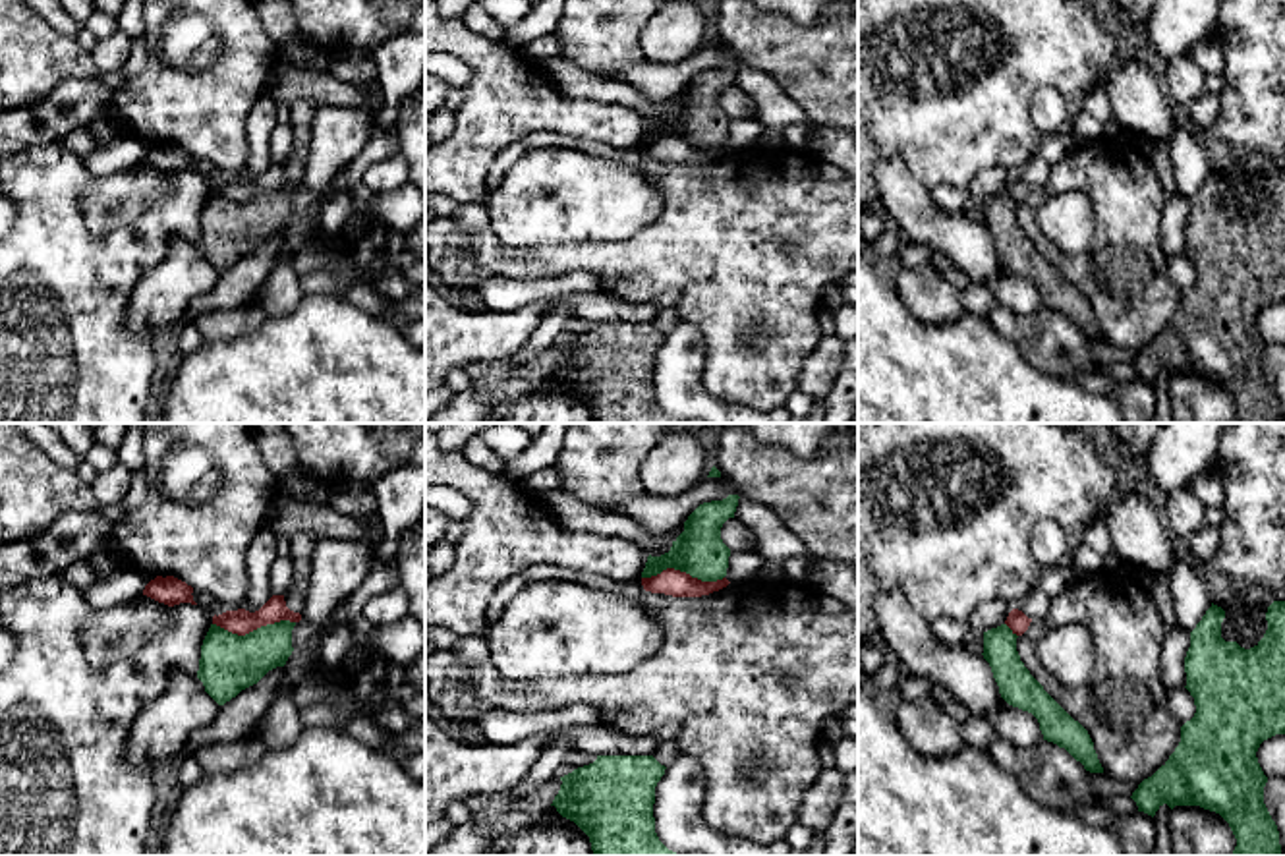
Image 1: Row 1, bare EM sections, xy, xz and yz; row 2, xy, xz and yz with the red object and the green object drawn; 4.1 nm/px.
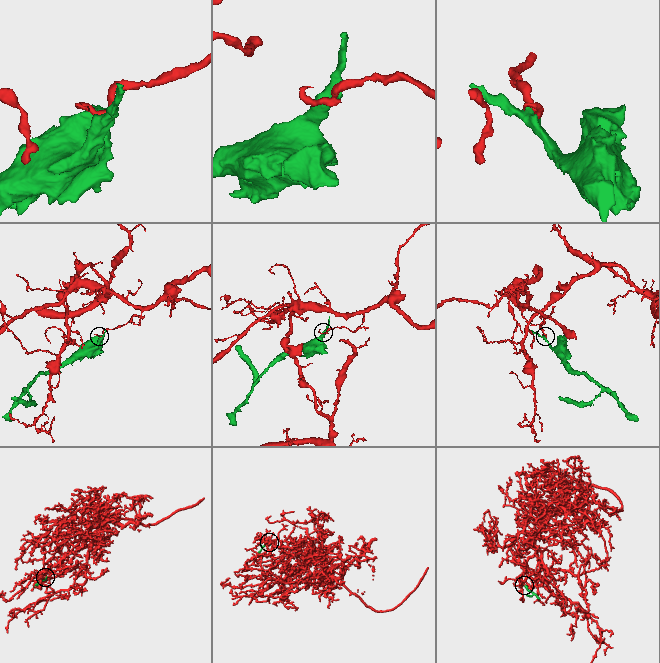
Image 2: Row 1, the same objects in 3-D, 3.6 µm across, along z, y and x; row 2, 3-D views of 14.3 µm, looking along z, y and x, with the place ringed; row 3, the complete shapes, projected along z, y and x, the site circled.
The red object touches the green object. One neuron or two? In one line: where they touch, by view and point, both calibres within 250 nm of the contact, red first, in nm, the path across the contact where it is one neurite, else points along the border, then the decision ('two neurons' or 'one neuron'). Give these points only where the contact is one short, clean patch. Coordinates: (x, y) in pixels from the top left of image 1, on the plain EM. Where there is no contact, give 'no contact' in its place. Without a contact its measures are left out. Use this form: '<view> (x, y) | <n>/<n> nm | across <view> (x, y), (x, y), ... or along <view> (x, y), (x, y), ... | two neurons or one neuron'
xy (254, 196) | 100/240 nm | along xy (294, 188), (267, 190), (244, 201), (232, 201), (213, 192) | two neurons

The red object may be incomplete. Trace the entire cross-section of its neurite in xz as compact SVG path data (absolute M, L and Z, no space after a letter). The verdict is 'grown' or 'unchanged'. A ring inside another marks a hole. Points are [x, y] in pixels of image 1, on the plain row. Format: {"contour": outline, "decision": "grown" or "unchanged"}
{"contour": "M667 135L657 143L642 145L642 153L651 160L665 160L672 164L701 164L727 155L727 145L717 149L701 149L686 139Z", "decision": "unchanged"}

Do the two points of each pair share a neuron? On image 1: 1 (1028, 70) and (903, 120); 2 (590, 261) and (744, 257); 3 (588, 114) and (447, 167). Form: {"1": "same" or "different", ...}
{"1": "same", "2": "same", "3": "same"}

